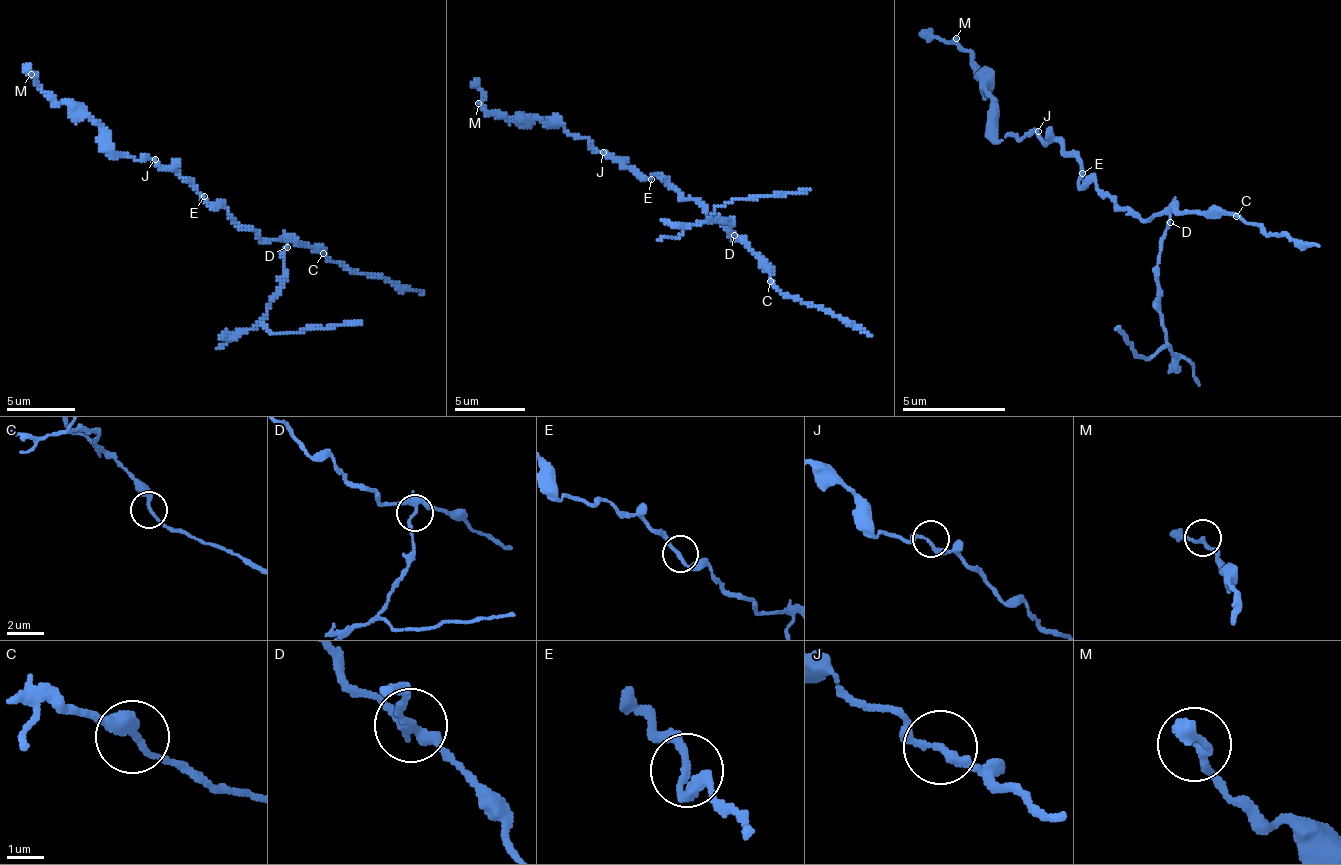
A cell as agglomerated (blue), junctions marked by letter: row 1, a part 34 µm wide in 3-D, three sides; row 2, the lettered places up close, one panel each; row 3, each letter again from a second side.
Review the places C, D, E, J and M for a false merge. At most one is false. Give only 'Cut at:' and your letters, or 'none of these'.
Cut at: D

